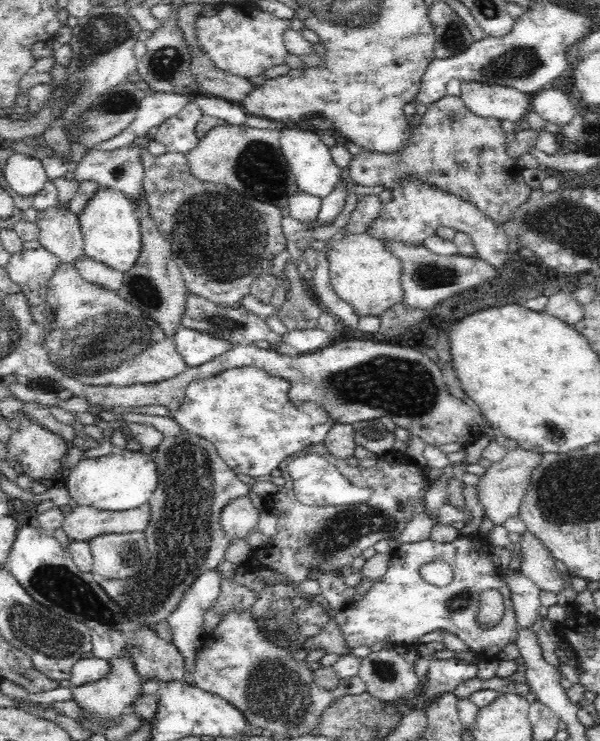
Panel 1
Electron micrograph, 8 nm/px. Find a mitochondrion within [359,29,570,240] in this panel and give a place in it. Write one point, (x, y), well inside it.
(519, 63)

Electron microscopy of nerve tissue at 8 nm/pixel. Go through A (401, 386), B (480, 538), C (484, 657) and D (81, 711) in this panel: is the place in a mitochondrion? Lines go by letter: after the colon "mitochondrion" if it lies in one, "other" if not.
A: mitochondrion
B: other
C: other
D: other

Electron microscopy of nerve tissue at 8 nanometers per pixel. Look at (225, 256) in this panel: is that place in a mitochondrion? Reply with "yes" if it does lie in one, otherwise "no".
yes

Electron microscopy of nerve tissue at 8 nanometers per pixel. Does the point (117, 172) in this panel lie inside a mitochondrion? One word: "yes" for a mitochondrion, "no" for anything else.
no

